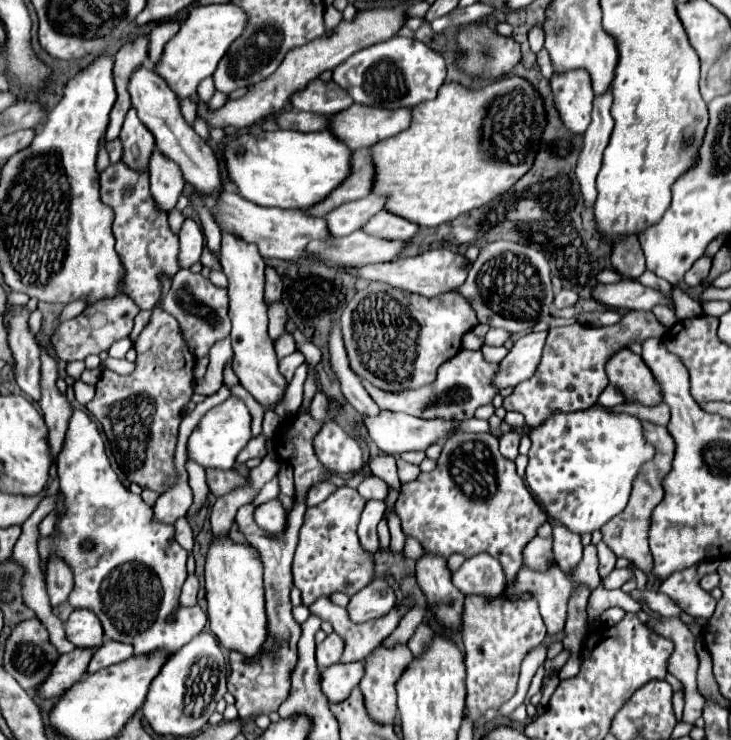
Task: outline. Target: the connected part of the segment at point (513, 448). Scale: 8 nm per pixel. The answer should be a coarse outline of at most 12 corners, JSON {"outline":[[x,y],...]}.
{"outline":[[506,432],[500,438],[502,456],[518,456],[518,434]]}

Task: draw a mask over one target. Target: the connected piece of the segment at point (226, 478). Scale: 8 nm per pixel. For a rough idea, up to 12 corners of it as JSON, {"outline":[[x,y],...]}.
{"outline":[[206,470],[216,496],[228,494],[246,478],[234,470]]}

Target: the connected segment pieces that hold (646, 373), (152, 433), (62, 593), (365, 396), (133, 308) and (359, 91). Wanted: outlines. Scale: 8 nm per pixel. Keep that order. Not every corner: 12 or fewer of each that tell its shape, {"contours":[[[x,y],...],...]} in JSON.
{"contours":[[[618,350],[610,382],[648,406],[662,402],[658,382],[638,354]],[[154,308],[136,368],[104,370],[86,410],[128,480],[176,484],[196,358]],[[48,562],[46,586],[52,608],[68,600],[70,568]],[[332,324],[330,358],[344,398],[362,414],[378,416],[360,378],[350,370],[338,324]],[[126,294],[60,324],[64,362],[108,350],[132,332],[140,308]],[[402,36],[332,70],[354,102],[434,100],[444,58]]]}

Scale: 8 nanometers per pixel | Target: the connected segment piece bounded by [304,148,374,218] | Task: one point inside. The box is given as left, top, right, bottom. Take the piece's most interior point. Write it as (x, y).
(357, 185)

